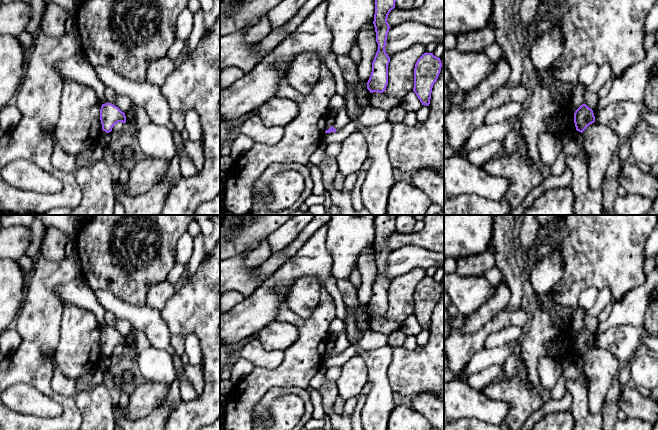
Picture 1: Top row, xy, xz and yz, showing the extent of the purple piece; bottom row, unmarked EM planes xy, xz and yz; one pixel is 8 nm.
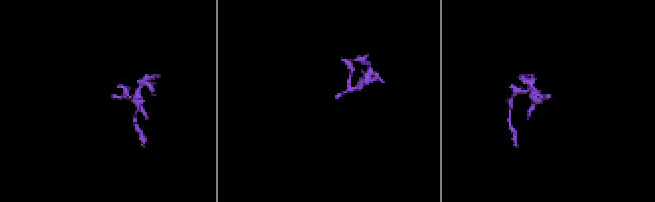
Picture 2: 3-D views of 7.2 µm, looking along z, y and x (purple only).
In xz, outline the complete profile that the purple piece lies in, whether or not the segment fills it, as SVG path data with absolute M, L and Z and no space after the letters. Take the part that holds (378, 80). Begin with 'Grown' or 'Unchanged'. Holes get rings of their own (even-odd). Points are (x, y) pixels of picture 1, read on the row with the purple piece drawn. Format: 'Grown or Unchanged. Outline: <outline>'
Unchanged. Outline: M375 0L374 27L378 50L372 62L372 72L367 82L370 93L383 93L388 84L388 65L390 57L385 51L387 35L391 28L387 18L392 9L395 8L396 0Z

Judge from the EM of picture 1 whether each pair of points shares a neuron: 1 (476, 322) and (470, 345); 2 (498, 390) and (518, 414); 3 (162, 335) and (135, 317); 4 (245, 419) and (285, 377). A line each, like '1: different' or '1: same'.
1: different
2: same
3: same
4: same

